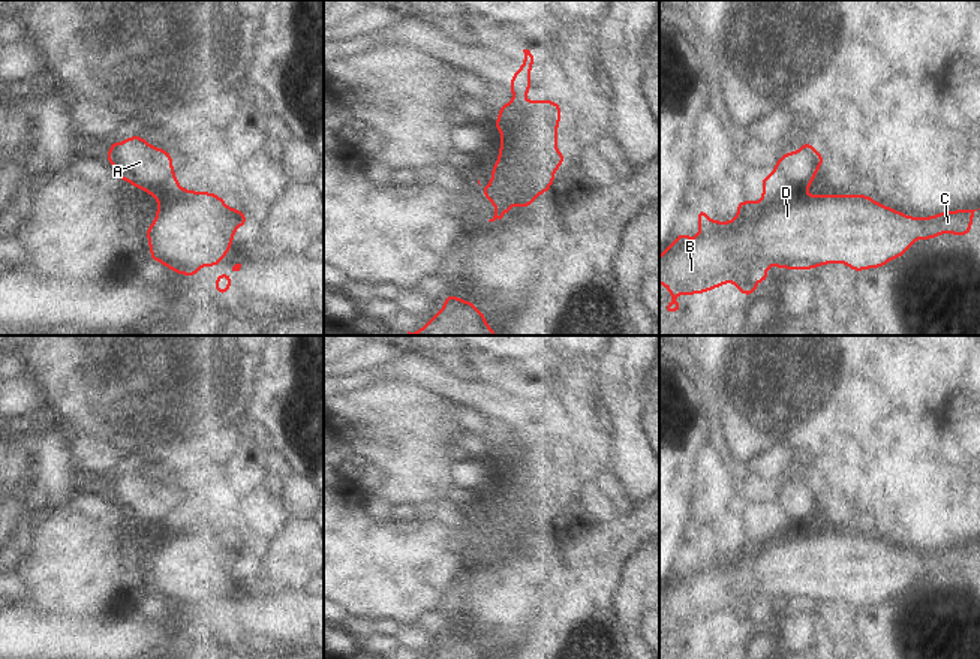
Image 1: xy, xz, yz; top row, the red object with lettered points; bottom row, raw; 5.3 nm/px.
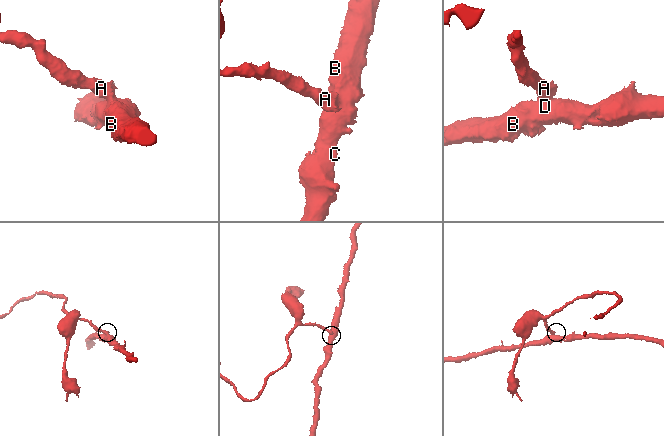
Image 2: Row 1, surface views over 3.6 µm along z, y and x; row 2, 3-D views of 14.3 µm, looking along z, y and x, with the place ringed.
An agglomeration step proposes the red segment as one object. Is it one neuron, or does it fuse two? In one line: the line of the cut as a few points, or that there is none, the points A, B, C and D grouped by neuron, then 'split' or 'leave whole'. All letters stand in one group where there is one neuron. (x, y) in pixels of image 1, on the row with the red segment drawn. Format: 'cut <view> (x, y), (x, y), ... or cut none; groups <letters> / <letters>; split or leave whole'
cut yz (763, 189), (770, 189), (776, 199), (794, 198), (799, 193); groups A / B C D; split

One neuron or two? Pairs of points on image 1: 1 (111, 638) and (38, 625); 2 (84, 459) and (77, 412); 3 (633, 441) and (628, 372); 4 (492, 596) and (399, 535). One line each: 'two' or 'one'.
1: one
2: two
3: one
4: two

